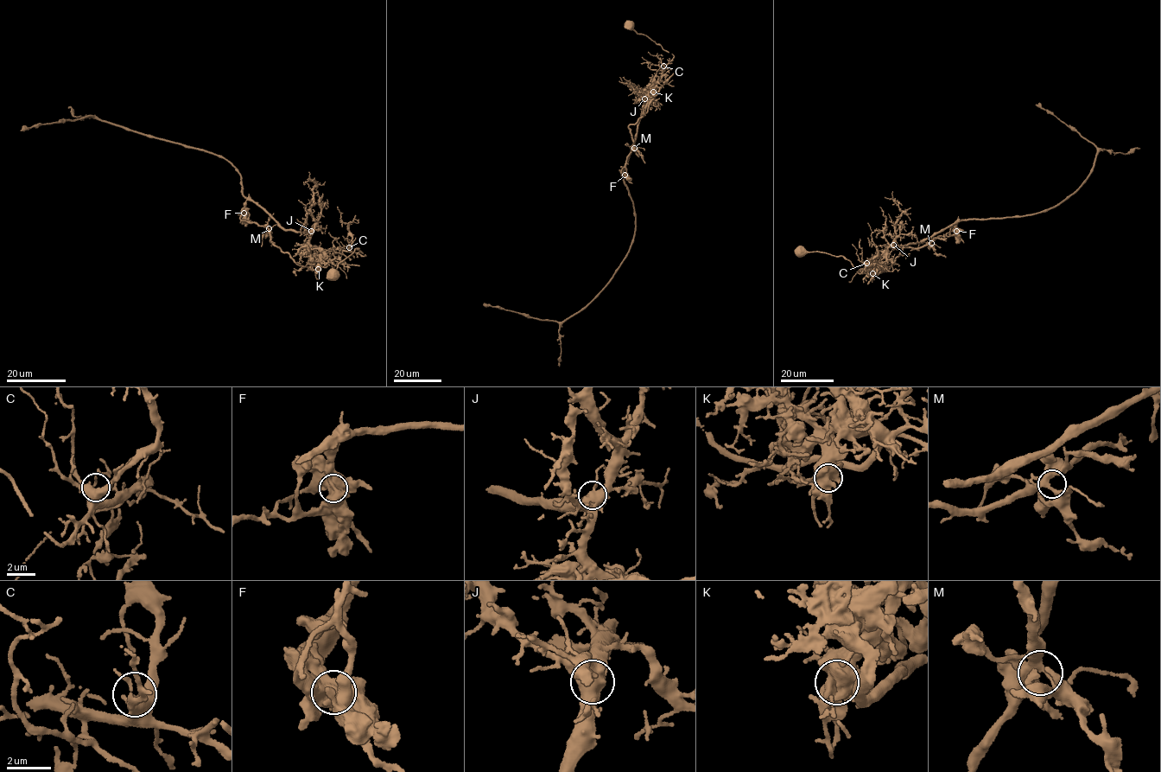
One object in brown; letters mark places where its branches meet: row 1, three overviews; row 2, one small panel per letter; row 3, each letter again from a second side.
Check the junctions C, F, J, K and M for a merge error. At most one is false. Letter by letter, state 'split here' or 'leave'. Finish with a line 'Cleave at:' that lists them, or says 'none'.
C: leave
F: split here
J: leave
K: leave
M: leave
Cleave at: F

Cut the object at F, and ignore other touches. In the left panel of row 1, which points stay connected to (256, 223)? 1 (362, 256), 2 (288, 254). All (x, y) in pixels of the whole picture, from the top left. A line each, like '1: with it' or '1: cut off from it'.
1: cut off from it
2: with it

